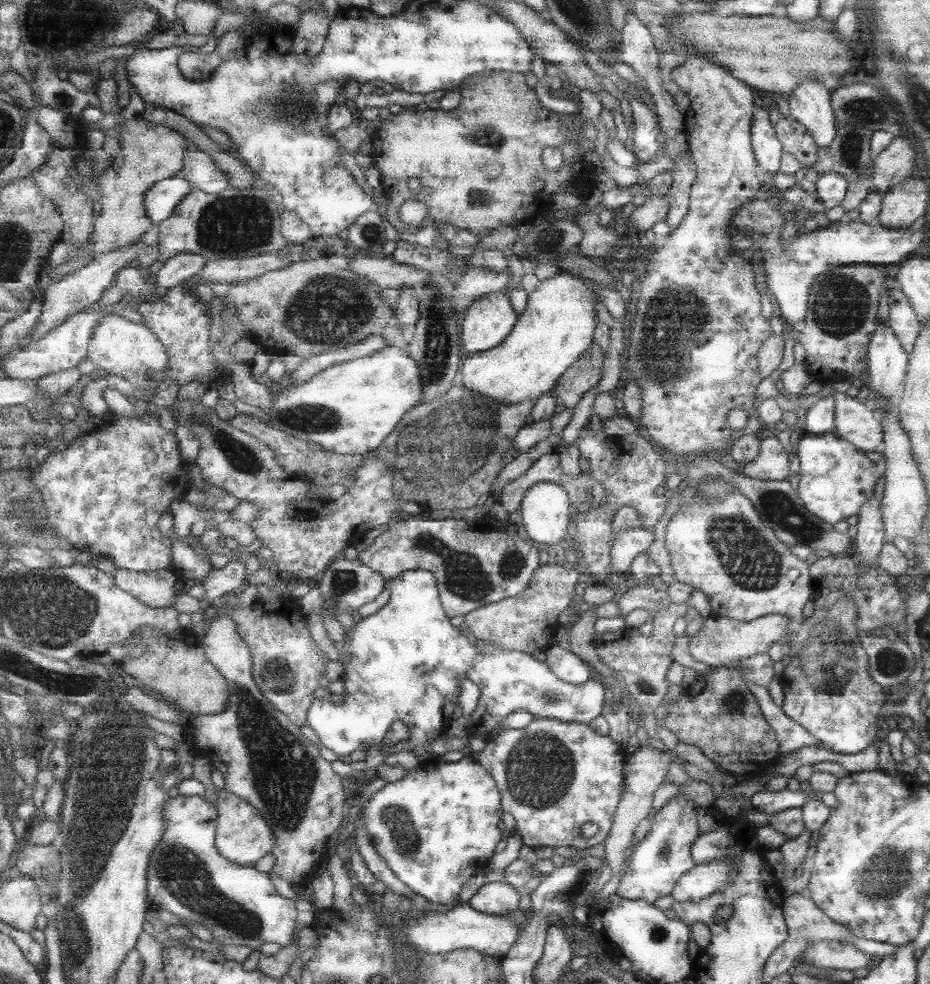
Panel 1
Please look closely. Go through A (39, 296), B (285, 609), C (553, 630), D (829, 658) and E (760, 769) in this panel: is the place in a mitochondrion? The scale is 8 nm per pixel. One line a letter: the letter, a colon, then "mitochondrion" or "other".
A: other
B: other
C: other
D: mitochondrion
E: other

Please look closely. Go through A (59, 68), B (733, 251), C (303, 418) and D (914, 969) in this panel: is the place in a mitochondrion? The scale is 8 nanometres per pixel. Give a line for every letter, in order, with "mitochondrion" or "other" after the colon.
A: other
B: other
C: mitochondrion
D: other

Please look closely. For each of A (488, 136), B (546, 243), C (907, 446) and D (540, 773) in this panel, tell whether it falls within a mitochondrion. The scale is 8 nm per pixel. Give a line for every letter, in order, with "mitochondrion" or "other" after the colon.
A: mitochondrion
B: mitochondrion
C: other
D: mitochondrion

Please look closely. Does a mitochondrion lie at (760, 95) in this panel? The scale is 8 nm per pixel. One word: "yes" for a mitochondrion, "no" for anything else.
no

